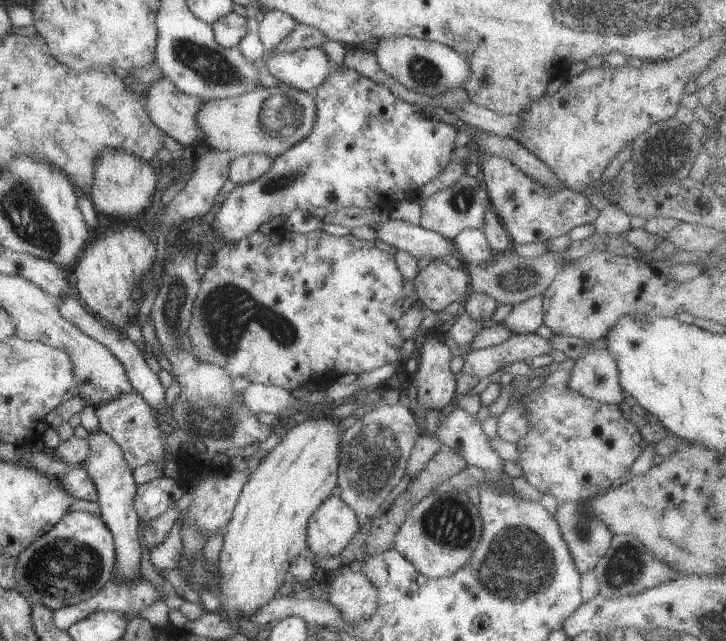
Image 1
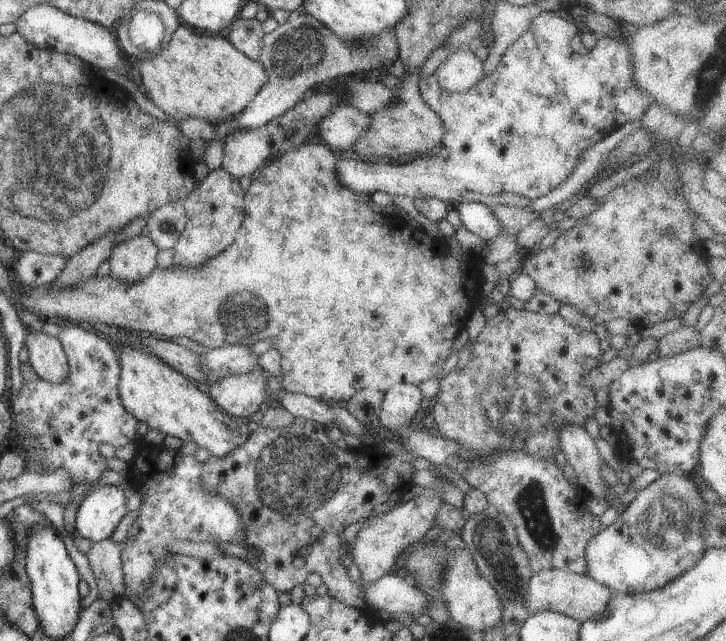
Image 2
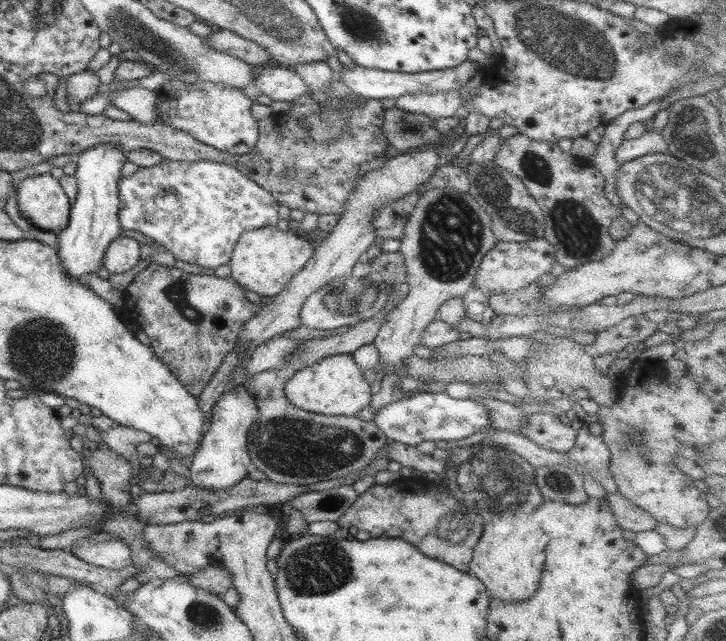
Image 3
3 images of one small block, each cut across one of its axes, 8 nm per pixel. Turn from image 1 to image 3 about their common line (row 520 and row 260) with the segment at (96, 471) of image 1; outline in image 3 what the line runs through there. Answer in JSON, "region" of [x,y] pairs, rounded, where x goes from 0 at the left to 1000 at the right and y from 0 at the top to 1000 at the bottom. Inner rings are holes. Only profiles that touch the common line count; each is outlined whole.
{"region":[[[165,367],[156,374],[142,399],[150,427],[168,427],[185,418],[193,406],[193,379],[186,371]]]}

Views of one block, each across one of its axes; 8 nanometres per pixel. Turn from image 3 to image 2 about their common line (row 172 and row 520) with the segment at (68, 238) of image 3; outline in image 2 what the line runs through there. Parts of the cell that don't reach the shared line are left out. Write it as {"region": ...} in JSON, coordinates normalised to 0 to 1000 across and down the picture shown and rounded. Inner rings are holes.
{"region":[[[143,757],[114,777],[106,796],[105,830],[134,847],[152,841],[163,816],[174,805],[174,775],[167,760]]]}

